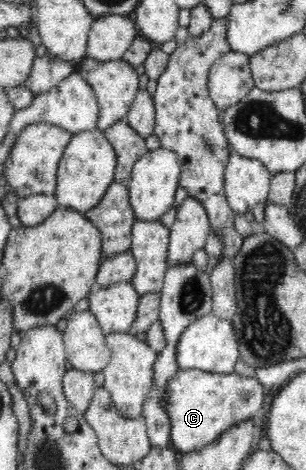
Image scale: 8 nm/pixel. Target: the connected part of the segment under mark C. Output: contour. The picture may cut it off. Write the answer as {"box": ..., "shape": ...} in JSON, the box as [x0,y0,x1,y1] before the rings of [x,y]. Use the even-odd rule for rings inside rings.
{"box":[163,370,269,453],"shape":[[[179,370],[167,382],[163,407],[169,414],[171,441],[180,453],[197,451],[216,440],[226,429],[248,417],[257,417],[267,406],[269,392],[256,377]]]}

